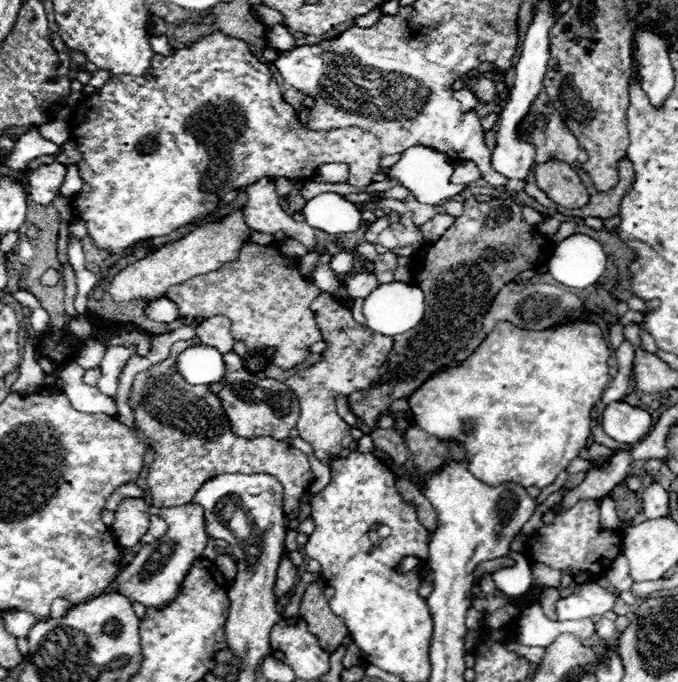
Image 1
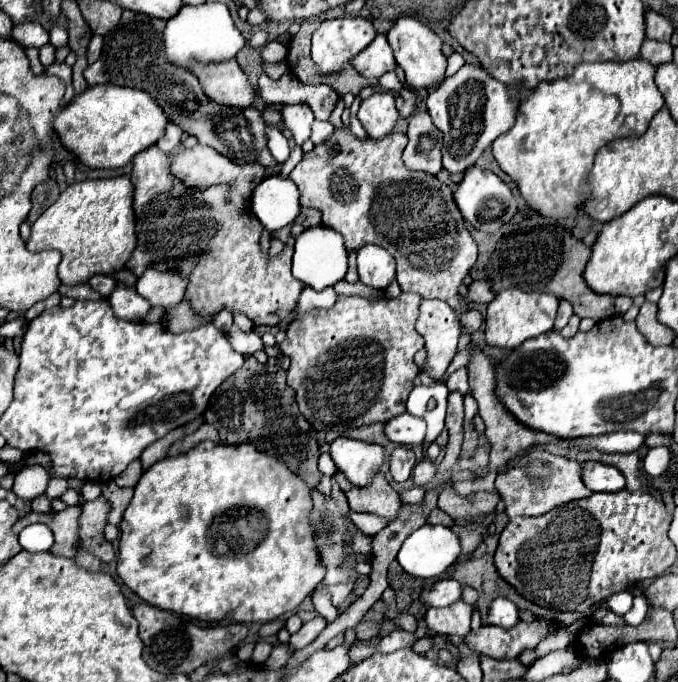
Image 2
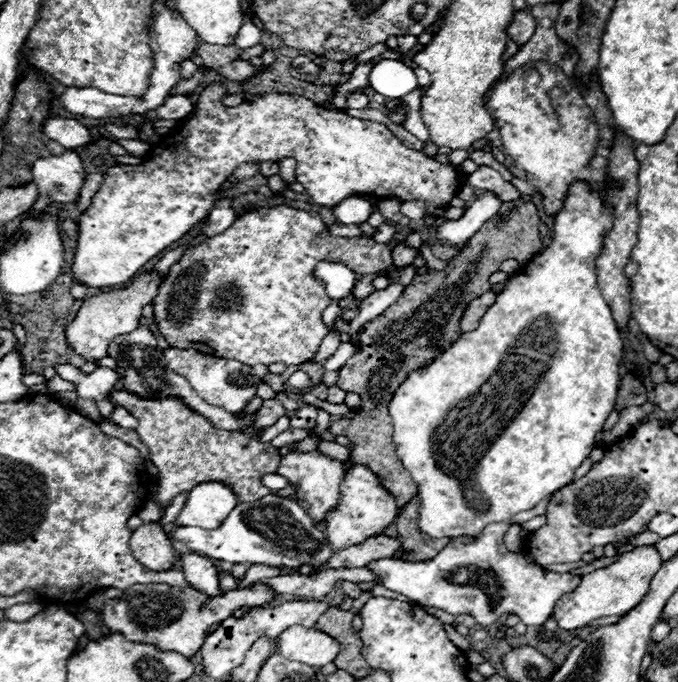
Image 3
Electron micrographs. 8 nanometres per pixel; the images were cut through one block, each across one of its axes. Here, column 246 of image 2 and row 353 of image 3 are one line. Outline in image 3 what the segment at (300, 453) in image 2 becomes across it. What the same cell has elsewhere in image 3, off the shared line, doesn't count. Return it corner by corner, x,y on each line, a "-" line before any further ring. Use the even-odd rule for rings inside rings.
524,200
502,202
498,214
460,248
460,254
456,254
442,272
426,266
418,268
414,280
406,286
400,298
380,316
364,324
364,332
360,336
362,348
344,364
336,382
338,388
360,394
362,410
352,420
332,422
328,430
332,434
348,436
348,440
354,444
350,464
368,464
368,468
380,476
386,490
396,498
398,508
412,500
416,494
416,484
396,456
392,422
388,416
390,398
410,372
424,368
462,336
460,318
464,310
474,298
492,290
488,278
498,272
504,260
516,260
520,266
526,266
542,250
540,216
536,206

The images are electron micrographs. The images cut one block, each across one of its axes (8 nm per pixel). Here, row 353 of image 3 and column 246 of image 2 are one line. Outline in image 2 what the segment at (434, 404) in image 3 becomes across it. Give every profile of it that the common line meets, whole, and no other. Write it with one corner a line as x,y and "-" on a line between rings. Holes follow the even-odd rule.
202,442
186,454
158,460
154,466
150,466
142,474
140,482
134,488
134,498
130,506
126,508
124,518
120,522
118,576
144,602
158,606
162,610
186,614
200,622
270,622
270,620
276,620
278,616
292,612
308,594
312,594
324,576
324,568
322,564
318,564
318,554
314,552
314,534
310,528
310,490
282,462
274,460
274,456
262,456
262,452
258,452
256,448
250,448
250,444
242,444
242,448
228,448
226,444

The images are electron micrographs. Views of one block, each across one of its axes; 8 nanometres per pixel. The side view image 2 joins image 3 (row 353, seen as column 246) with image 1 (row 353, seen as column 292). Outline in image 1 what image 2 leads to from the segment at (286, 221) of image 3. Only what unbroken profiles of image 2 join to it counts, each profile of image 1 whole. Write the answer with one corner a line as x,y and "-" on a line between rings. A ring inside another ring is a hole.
250,242
240,248
236,262
224,264
212,274
190,278
166,292
166,296
178,304
182,316
228,316
234,340
242,340
248,352
260,346
274,348
276,358
272,364
284,370
304,362
310,354
308,346
322,340
314,312
310,310
310,302
320,294
322,290
300,276
296,260
288,260
278,254
278,244
260,248

